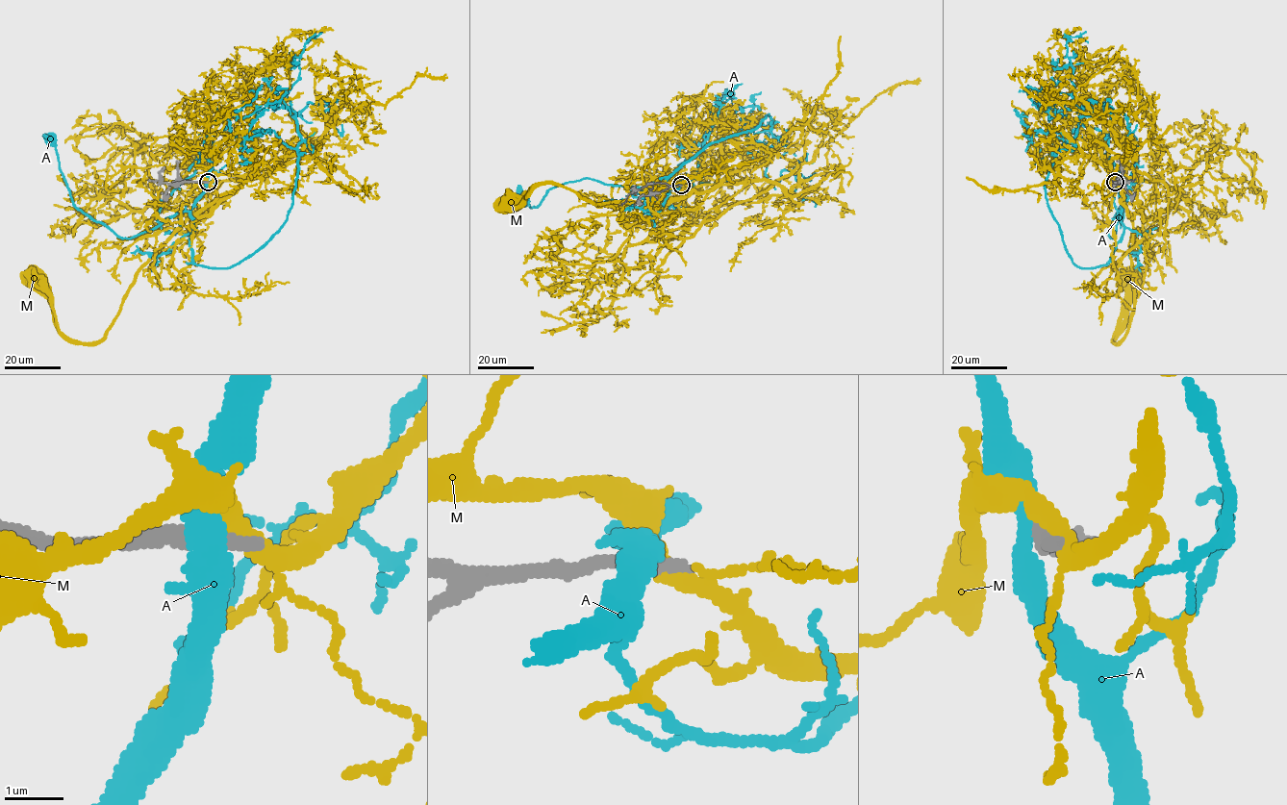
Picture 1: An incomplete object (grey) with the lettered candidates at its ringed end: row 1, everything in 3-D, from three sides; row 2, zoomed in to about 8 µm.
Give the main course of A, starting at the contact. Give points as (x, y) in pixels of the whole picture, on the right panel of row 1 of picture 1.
A: (1114, 181), (1121, 211), (1116, 233), (1111, 238), (1108, 229), (1137, 177), (1138, 154), (1130, 139)

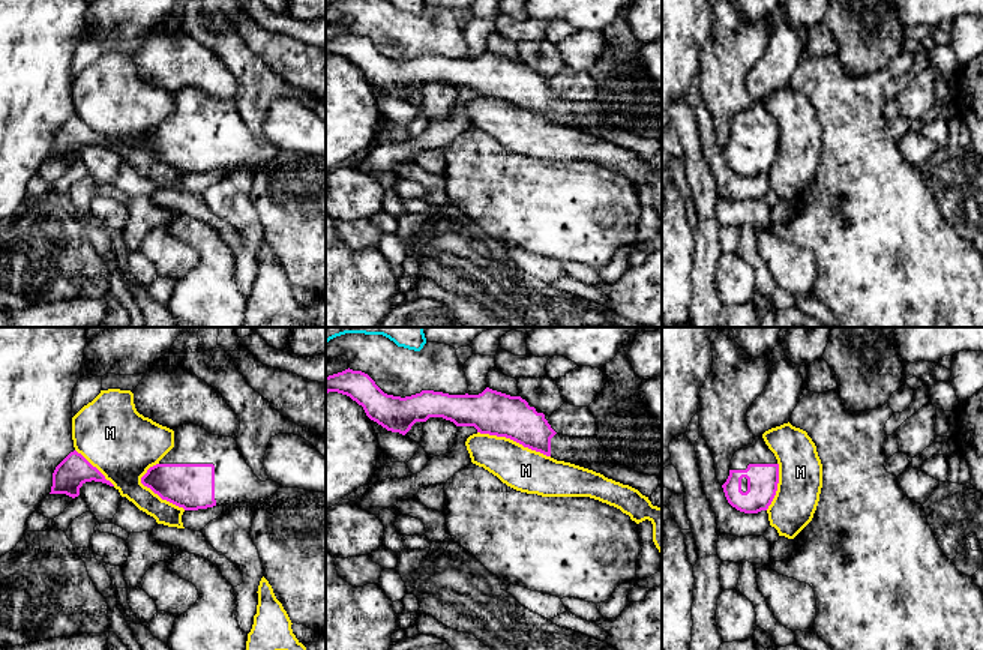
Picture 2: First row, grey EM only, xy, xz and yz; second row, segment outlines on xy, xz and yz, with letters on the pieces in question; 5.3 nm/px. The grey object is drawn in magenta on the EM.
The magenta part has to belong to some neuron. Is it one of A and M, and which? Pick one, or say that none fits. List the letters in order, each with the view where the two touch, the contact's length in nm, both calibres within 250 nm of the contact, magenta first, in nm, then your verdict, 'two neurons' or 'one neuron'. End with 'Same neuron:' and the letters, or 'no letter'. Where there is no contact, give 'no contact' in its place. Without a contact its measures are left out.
A: no contact | two neurons
M: xz | 420 nm | 240/240 nm | two neurons
Same neuron: no letter

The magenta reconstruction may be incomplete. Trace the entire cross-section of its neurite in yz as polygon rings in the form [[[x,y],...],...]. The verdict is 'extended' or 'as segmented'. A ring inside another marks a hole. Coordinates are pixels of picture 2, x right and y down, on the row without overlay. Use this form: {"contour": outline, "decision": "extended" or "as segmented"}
{"contour": [[[762,99],[737,114],[722,149],[728,167],[740,176],[758,177],[771,168],[779,147],[779,128]]], "decision": "extended"}

